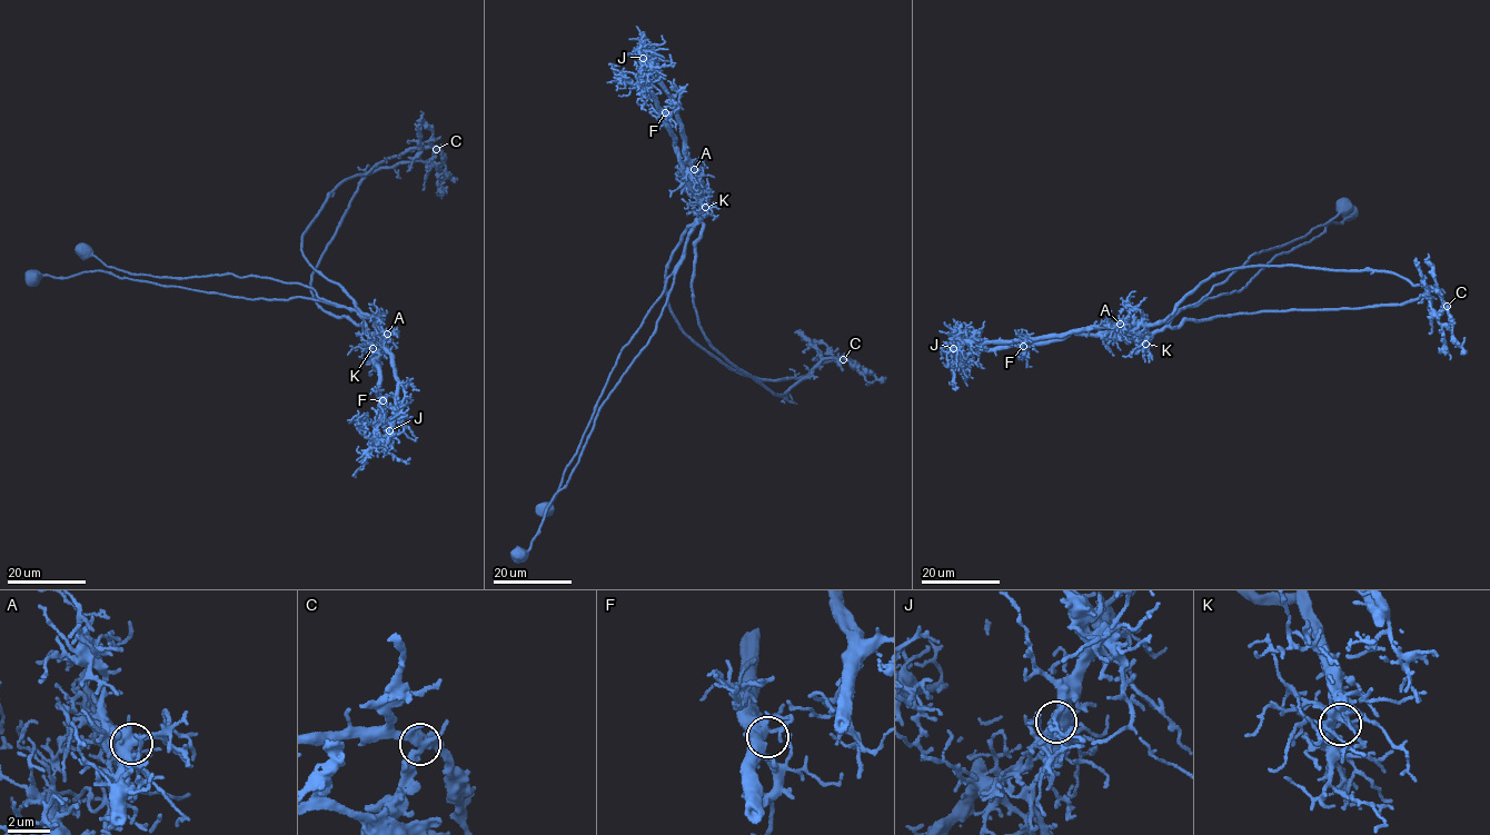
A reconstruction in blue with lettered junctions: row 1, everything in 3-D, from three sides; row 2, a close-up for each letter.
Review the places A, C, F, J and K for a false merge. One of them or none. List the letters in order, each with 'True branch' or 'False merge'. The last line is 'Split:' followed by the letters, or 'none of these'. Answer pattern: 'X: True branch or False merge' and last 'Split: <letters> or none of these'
A: True branch
C: True branch
F: True branch
J: False merge
K: True branch
Split: J

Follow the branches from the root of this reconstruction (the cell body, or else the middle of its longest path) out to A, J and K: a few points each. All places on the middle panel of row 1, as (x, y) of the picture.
A: (518, 556), (530, 547), (568, 479), (601, 407), (655, 331), (688, 232), (701, 217), (694, 169)
J: (518, 556), (568, 479), (601, 407), (655, 331), (701, 217), (674, 98), (655, 62), (643, 58)
K: (518, 556), (530, 547), (548, 507), (568, 479), (601, 407), (655, 331), (688, 232), (705, 207)

